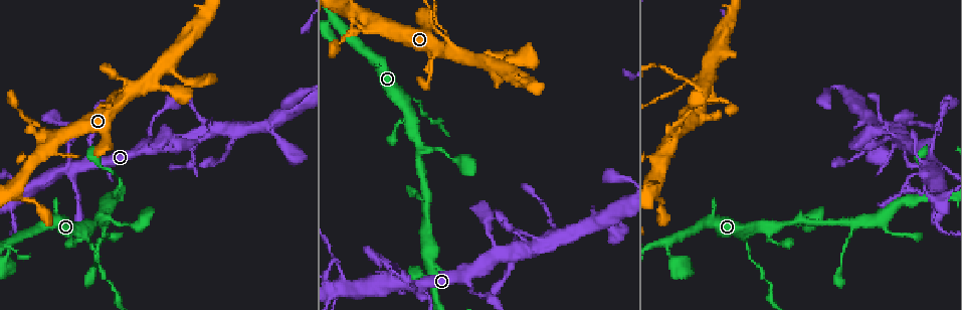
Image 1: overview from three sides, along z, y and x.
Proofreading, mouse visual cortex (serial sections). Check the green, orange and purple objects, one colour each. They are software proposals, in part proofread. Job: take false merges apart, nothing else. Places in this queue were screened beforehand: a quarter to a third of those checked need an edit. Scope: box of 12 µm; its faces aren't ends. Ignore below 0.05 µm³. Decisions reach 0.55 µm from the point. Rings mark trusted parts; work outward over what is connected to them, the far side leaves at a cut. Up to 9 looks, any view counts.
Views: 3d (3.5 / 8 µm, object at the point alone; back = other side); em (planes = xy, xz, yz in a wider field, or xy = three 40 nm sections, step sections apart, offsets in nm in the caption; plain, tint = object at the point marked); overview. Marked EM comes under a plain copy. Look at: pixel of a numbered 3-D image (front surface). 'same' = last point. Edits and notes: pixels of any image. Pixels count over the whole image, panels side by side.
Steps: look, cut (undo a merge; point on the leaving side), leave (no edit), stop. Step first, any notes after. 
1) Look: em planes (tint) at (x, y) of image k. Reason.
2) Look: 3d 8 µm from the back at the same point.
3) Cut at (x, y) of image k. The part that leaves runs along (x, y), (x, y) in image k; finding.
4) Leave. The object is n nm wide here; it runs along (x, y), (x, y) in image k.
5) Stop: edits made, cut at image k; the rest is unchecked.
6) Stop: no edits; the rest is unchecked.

Look: 3d 3.5 µm at (361, 29) of image 1. Thin neck.

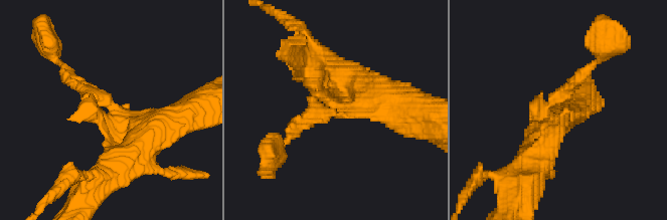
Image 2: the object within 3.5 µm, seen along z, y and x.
Look: em xy step 5 (tint) at (562, 105) of image 2. Need the tissue.

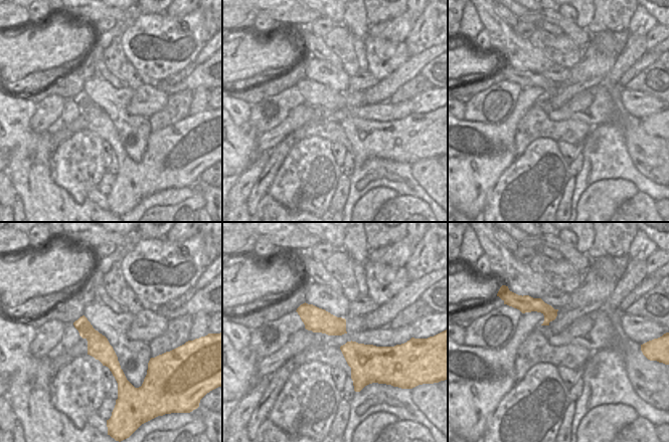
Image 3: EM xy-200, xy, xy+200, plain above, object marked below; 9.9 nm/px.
Leave. The object is 240 nm wide here; it runs along (82, 318), (122, 382) in image 3; all the same cell.

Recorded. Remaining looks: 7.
Look: 3d 3.5 µm at (746, 235) of image 1. Thin arm on a thick one.

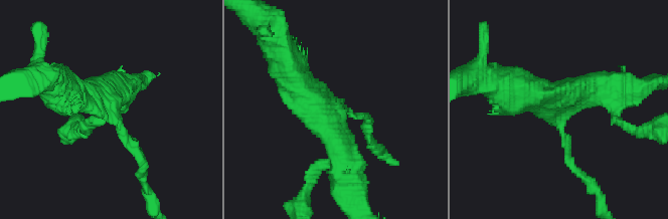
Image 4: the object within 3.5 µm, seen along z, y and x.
Look: em xy step 1 (tint) at (108, 112) of image 4. 3 arms meet here; the arms are 150, 400, 450 nm wide.

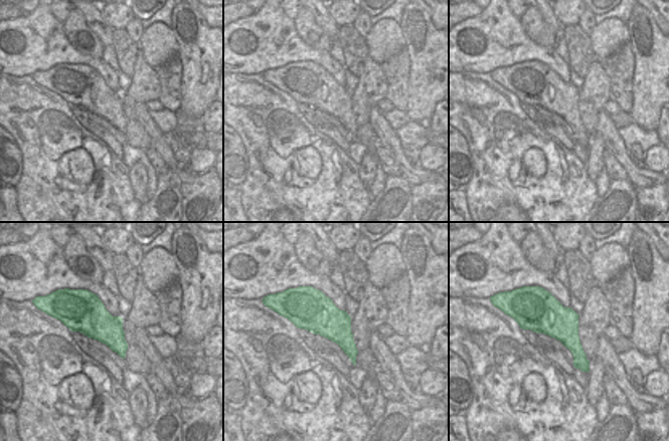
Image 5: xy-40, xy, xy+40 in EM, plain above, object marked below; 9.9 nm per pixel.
Cut at (144, 164) of image 4. A second cell is stuck on.

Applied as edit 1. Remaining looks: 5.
Look: overview.

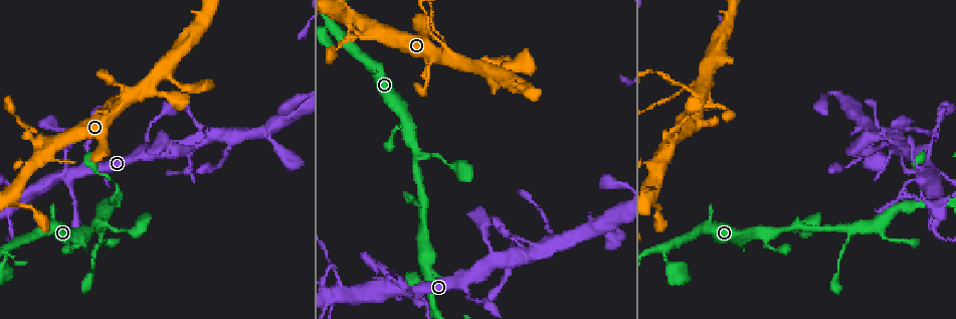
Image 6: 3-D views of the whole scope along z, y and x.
Look: 3d 8 µm at (205, 139) of image 6. Sharp bend.

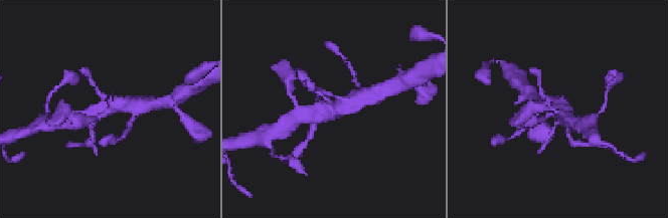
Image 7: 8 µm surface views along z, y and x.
Look: 3d 3.5 µm at (107, 109) of image 7. Closer look.

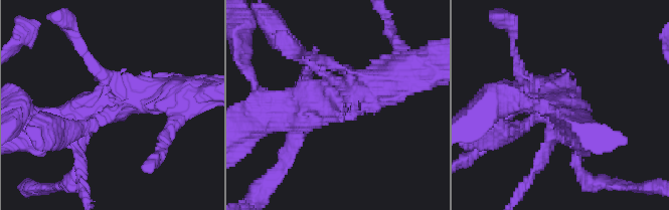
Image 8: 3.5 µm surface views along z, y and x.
Leave. It runs along (280, 114), (356, 96), (399, 72) in image 8; all the same cell.

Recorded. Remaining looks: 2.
Look: 3d 3.5 µm at (932, 136) of image 6. Abrupt turn.

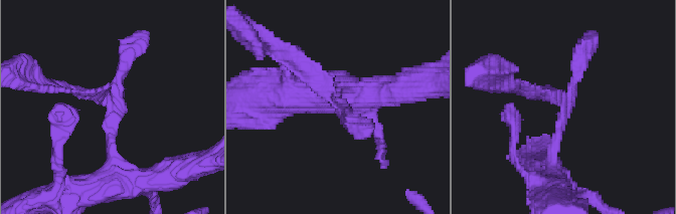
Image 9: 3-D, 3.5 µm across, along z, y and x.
Look: em xy step 5 (tint) at (112, 107) of image 9.

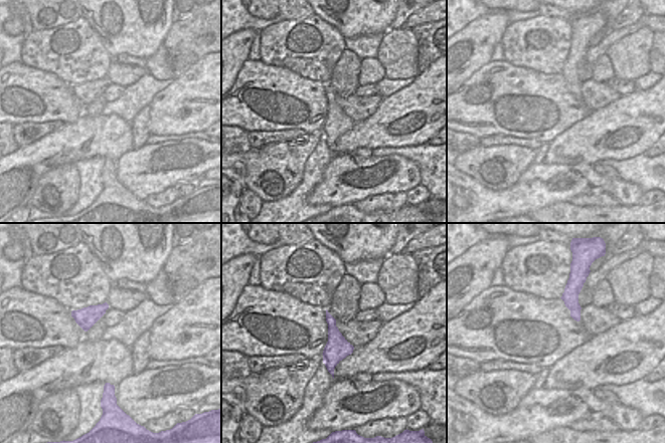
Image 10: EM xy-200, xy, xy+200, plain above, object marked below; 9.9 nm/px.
Leave. The object is 240 nm wide here; it runs along (116, 182), (110, 104), (63, 85) in image 9; one cell here.

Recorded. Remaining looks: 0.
Stop: edits made, cut at image 4; the rest is unchecked.

